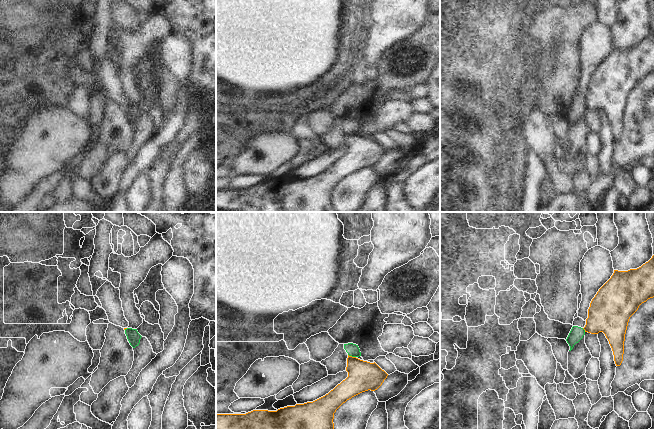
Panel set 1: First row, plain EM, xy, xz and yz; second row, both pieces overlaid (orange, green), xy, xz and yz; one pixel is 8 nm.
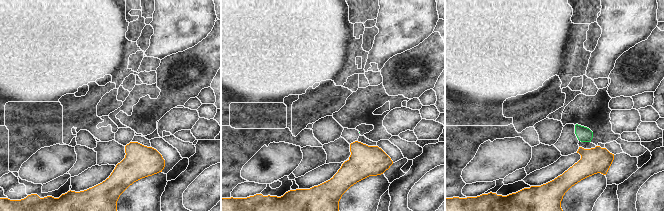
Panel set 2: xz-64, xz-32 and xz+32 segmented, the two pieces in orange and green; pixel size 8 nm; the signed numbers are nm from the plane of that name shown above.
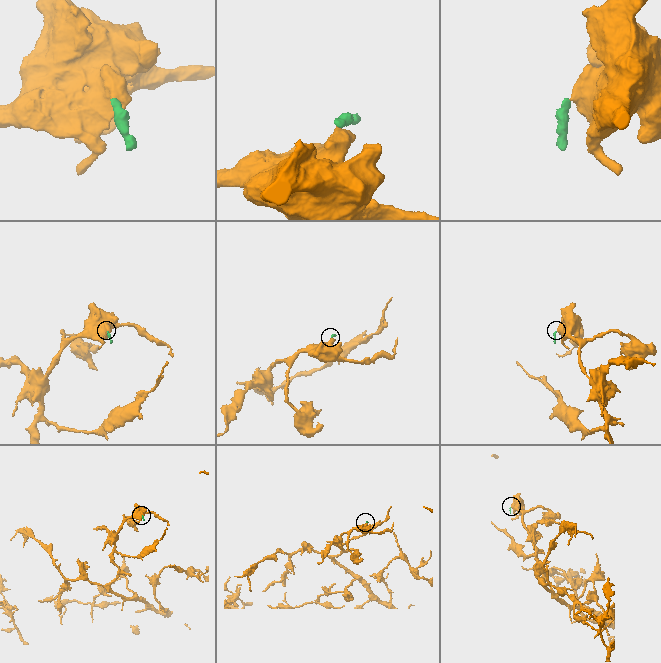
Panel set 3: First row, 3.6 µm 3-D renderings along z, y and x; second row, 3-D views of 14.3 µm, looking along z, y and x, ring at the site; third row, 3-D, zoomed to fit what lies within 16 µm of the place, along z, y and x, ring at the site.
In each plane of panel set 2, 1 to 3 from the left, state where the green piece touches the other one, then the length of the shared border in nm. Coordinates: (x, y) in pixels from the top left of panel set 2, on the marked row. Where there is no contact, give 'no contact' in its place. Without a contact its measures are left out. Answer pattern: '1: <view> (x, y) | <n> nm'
1: no contact
2: no contact
3: no contact

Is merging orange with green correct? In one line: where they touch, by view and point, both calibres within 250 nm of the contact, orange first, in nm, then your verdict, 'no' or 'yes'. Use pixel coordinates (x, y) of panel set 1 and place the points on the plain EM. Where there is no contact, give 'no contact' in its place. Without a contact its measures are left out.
contact xz (351, 132); calibres 240 and 100 nm; no

